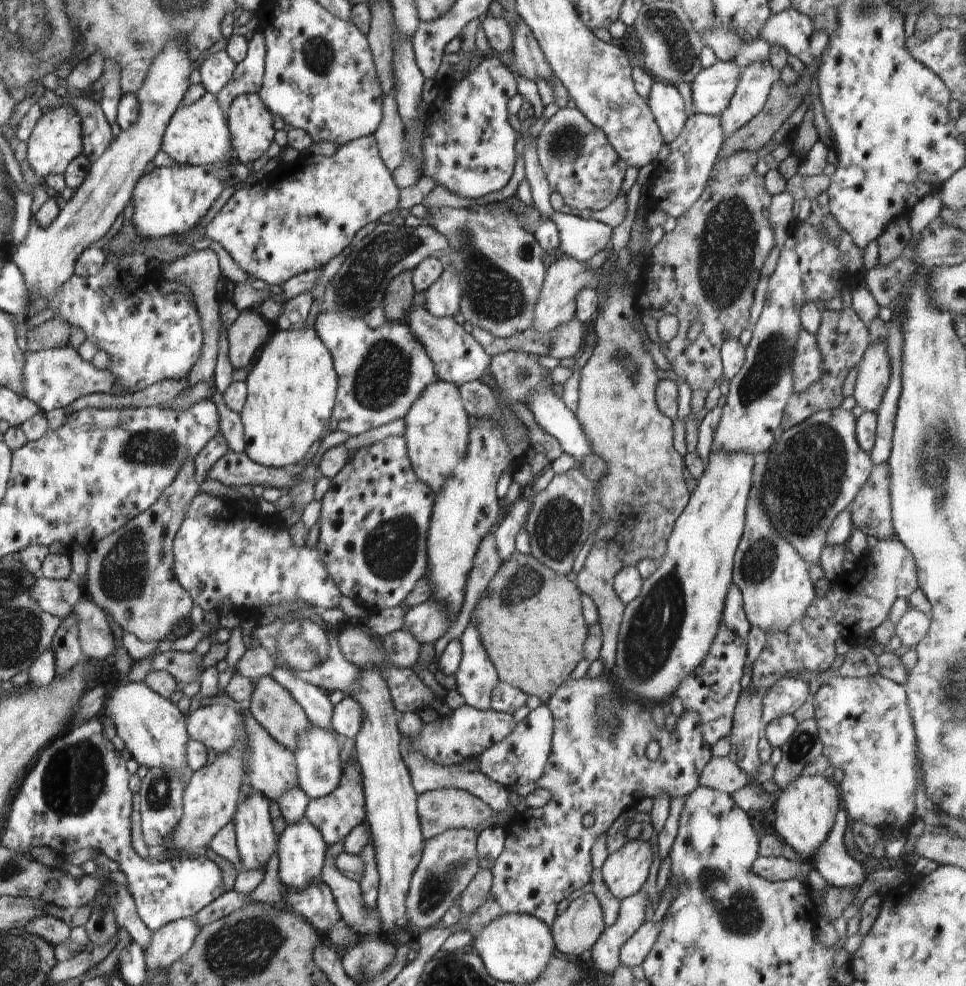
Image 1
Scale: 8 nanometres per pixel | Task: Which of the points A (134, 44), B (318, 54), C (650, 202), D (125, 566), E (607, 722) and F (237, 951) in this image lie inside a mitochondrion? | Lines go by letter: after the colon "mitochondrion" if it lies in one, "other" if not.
A: other
B: mitochondrion
C: other
D: mitochondrion
E: mitochondrion
F: mitochondrion

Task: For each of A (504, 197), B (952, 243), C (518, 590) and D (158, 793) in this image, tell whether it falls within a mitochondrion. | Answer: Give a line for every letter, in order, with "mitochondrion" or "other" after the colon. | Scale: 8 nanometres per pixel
A: other
B: mitochondrion
C: mitochondrion
D: mitochondrion

